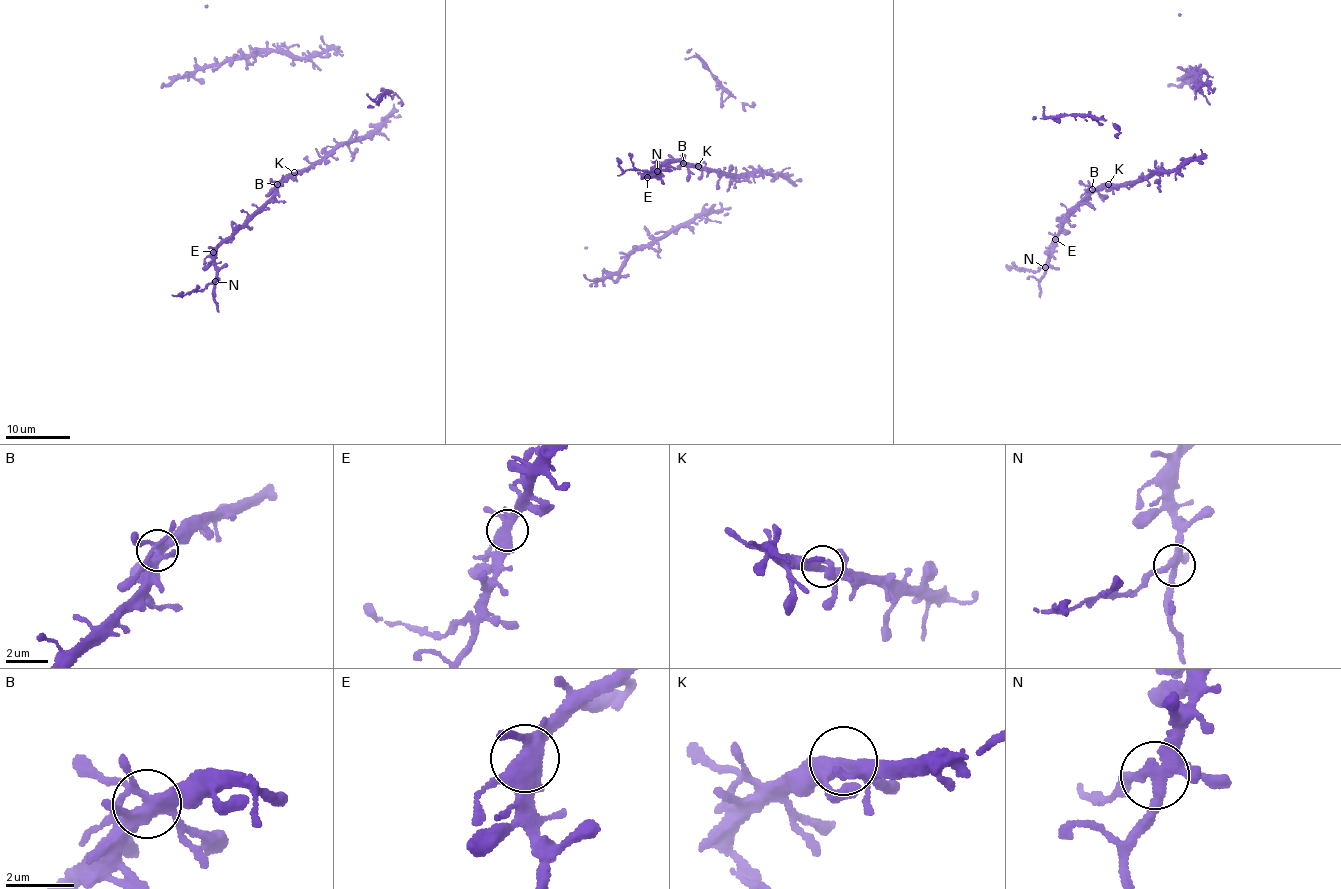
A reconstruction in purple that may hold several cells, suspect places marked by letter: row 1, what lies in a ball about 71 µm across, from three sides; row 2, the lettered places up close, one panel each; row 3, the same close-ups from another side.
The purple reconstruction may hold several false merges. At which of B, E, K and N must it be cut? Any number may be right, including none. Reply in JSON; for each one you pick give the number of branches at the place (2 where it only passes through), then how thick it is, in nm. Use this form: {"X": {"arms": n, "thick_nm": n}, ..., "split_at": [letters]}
{"N": {"arms": 5, "thick_nm": 300}, "split_at": ["N"]}

